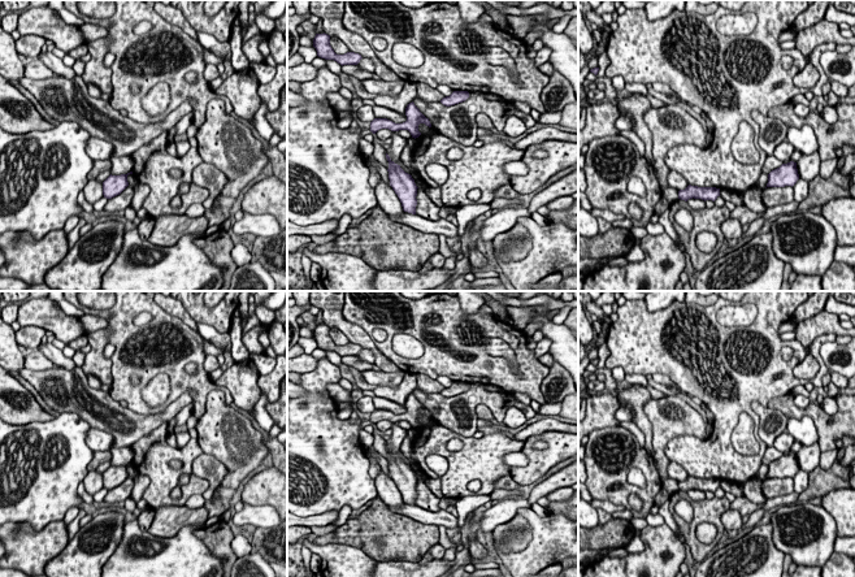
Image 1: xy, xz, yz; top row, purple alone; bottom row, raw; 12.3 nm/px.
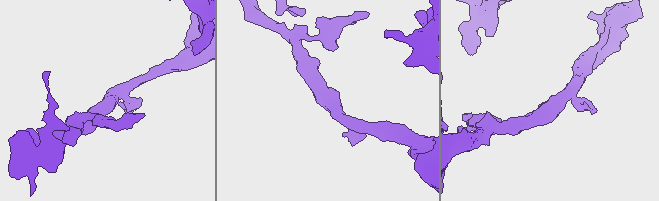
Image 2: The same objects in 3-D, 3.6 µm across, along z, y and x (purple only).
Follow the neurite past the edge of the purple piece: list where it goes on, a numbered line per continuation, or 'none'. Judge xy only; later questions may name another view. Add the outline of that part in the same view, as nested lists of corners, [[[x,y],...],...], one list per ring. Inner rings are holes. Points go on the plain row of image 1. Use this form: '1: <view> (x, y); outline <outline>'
1: xy (121, 493); outline [[[127,477],[120,486],[108,490],[104,502],[108,506],[125,502],[127,498],[131,496],[133,487],[134,487],[134,480]]]

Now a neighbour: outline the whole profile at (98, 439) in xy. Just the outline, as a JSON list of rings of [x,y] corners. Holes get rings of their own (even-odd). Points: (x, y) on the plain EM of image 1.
[[[90,428],[87,433],[87,446],[92,451],[110,451],[114,438],[112,434],[99,430],[96,428]]]

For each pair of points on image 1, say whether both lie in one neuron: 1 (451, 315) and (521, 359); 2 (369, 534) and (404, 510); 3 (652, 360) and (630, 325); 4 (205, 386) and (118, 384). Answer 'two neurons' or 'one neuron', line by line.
1: one neuron
2: two neurons
3: one neuron
4: one neuron

